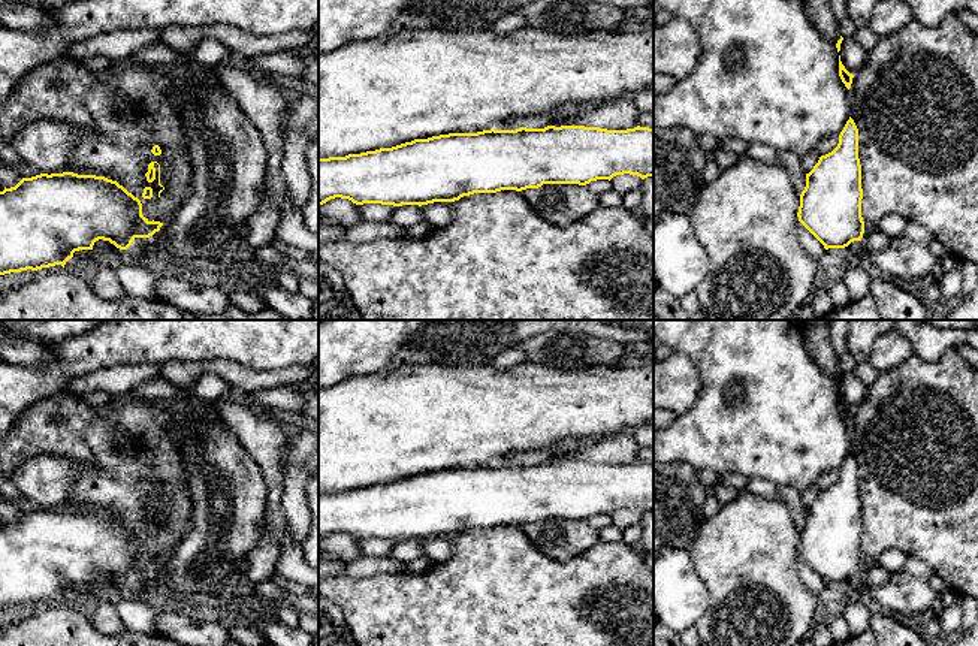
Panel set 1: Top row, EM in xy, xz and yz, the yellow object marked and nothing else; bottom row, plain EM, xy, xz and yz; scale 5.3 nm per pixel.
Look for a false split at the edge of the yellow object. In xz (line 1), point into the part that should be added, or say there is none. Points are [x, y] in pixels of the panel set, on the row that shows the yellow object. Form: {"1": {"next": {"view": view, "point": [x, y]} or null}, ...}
{"1": {"next": null}}

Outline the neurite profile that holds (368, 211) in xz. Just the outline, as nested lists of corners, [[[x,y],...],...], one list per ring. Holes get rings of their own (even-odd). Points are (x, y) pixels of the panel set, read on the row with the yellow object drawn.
[[[363,203],[357,205],[357,209],[363,221],[386,221],[396,209],[396,206],[381,203]]]

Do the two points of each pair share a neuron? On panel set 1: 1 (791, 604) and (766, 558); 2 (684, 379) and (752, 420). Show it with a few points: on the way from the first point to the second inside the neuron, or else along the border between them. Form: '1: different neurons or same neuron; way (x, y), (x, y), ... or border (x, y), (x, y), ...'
1: same neuron; way (779, 592), (766, 579), (766, 570)
2: different neurons; border (685, 355), (697, 371), (700, 392), (678, 414)

